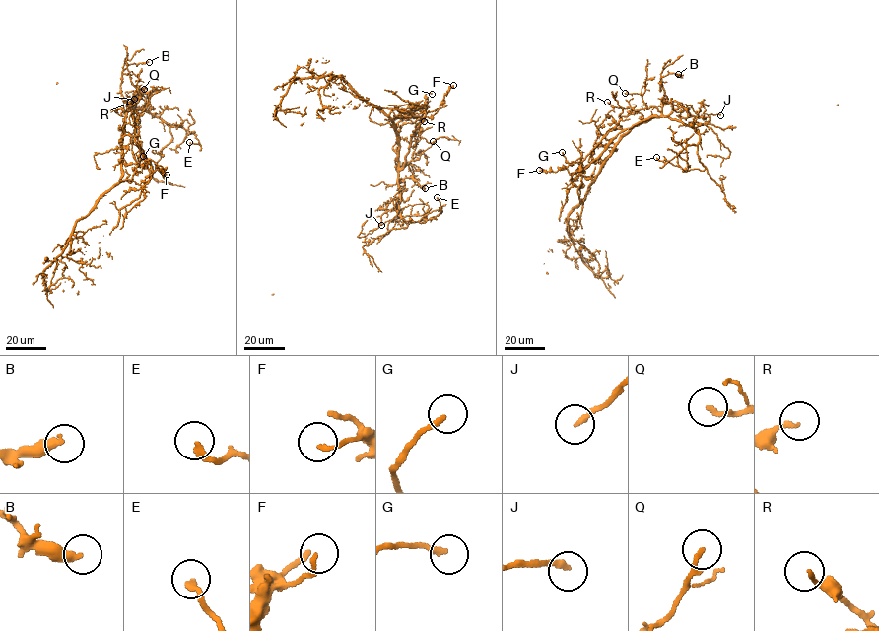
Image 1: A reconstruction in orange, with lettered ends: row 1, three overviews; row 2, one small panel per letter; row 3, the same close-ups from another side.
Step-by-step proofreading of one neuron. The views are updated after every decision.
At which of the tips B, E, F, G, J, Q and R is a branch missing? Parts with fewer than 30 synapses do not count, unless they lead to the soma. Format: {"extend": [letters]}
{"extend": []}

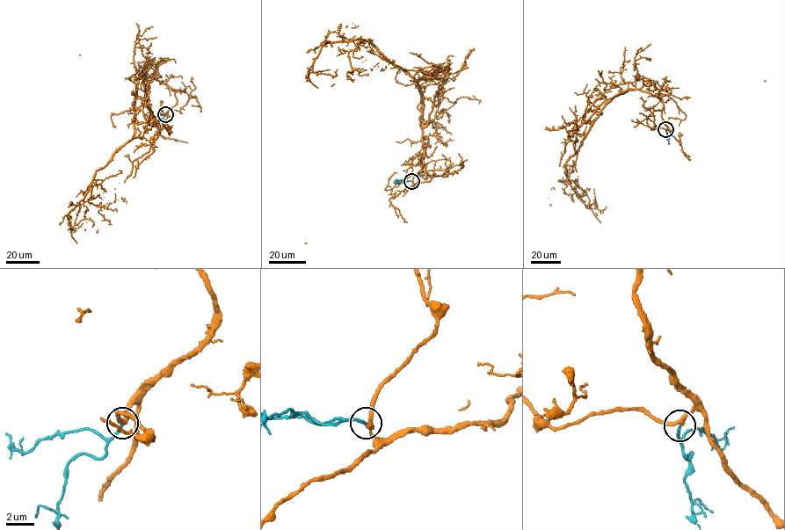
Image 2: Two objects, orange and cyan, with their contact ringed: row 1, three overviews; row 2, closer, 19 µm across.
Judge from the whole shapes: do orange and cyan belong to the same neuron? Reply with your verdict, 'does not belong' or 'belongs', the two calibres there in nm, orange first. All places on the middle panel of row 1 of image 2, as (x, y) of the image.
belongs; 280 nm thick on the orange side, 200 nm on the other

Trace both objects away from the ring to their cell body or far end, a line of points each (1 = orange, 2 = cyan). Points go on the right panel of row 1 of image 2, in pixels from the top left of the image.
1: (666, 129), (661, 100), (649, 93), (628, 90), (606, 105), (565, 170), (598, 215)
2: (665, 129), (668, 143)

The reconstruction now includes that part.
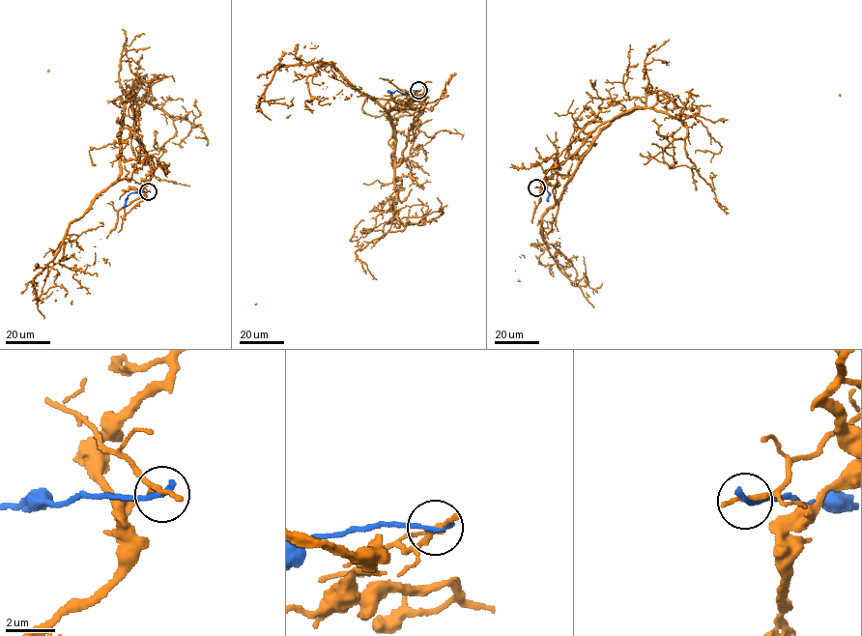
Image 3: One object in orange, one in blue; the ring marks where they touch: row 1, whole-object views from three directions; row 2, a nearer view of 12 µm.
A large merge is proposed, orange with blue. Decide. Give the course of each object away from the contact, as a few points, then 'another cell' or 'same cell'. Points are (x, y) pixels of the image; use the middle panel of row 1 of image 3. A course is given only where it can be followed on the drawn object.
orange via (418, 90), (398, 95), (385, 106), (396, 139), (395, 217), (390, 228), (375, 242), (363, 241), (255, 304) | blue via (418, 90), (387, 91) | another cell

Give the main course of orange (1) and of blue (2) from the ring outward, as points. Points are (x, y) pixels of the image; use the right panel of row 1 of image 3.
1: (536, 187), (551, 174), (571, 174), (592, 139), (634, 110), (723, 123), (841, 95)
2: (536, 187), (547, 187), (547, 201)

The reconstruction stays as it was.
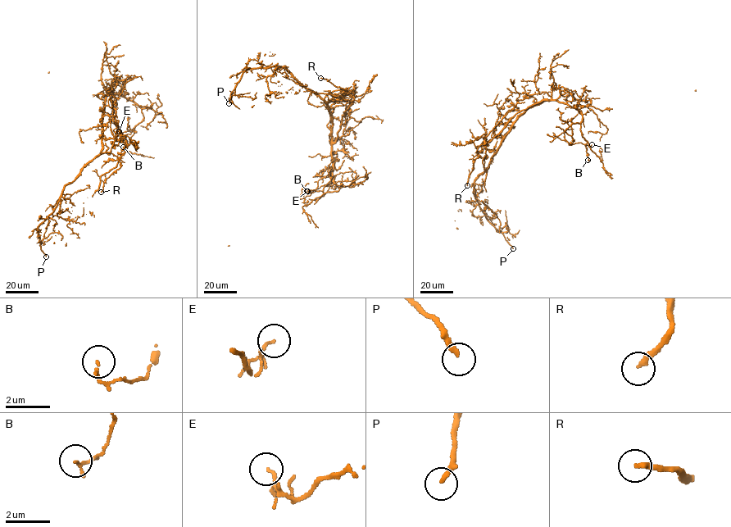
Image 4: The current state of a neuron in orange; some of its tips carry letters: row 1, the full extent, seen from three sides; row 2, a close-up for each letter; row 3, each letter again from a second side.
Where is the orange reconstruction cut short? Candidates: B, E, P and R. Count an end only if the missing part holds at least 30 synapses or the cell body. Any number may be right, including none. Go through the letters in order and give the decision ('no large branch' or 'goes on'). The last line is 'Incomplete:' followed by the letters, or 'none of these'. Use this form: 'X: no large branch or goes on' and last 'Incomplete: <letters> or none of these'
B: no large branch
E: no large branch
P: goes on
R: goes on
Incomplete: P, R

